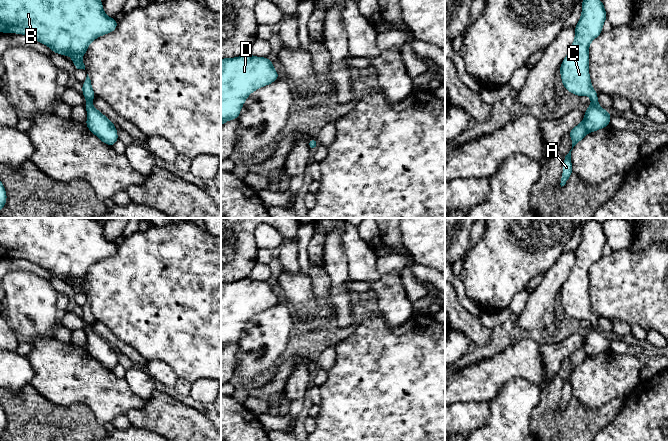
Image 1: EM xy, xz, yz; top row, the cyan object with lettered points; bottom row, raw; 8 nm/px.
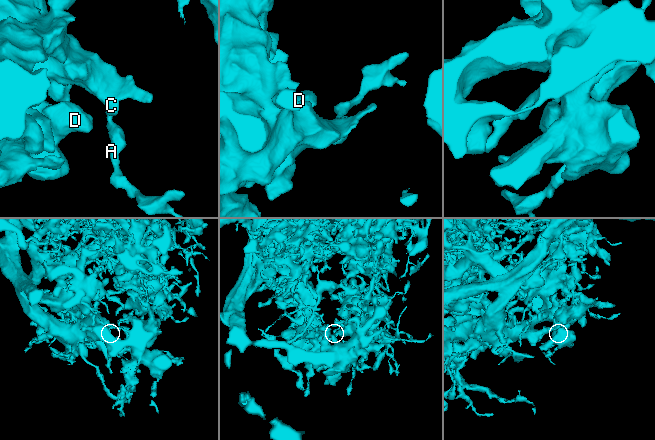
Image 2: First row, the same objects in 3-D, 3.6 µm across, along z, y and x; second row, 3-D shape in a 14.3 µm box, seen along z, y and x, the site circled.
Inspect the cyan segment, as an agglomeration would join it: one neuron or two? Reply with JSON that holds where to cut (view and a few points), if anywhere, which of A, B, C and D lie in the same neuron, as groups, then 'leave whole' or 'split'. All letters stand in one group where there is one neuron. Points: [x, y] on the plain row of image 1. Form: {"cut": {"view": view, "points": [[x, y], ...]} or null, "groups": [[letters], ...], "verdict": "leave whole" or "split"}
{"cut": null, "groups": [["A", "B", "C", "D"]], "verdict": "leave whole"}

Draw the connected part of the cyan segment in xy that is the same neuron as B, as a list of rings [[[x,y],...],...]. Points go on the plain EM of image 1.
[[[0,218],[0,257],[18,257],[28,260],[40,267],[48,270],[54,277],[72,281],[72,287],[77,293],[84,293],[85,289],[81,281],[85,279],[89,268],[98,261],[116,254],[118,245],[108,241],[103,234],[102,225],[99,221],[91,218]]]

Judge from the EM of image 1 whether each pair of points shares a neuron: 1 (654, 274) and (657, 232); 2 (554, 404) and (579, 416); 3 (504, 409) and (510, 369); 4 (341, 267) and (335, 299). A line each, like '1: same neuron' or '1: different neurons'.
1: different neurons
2: same neuron
3: different neurons
4: same neuron

